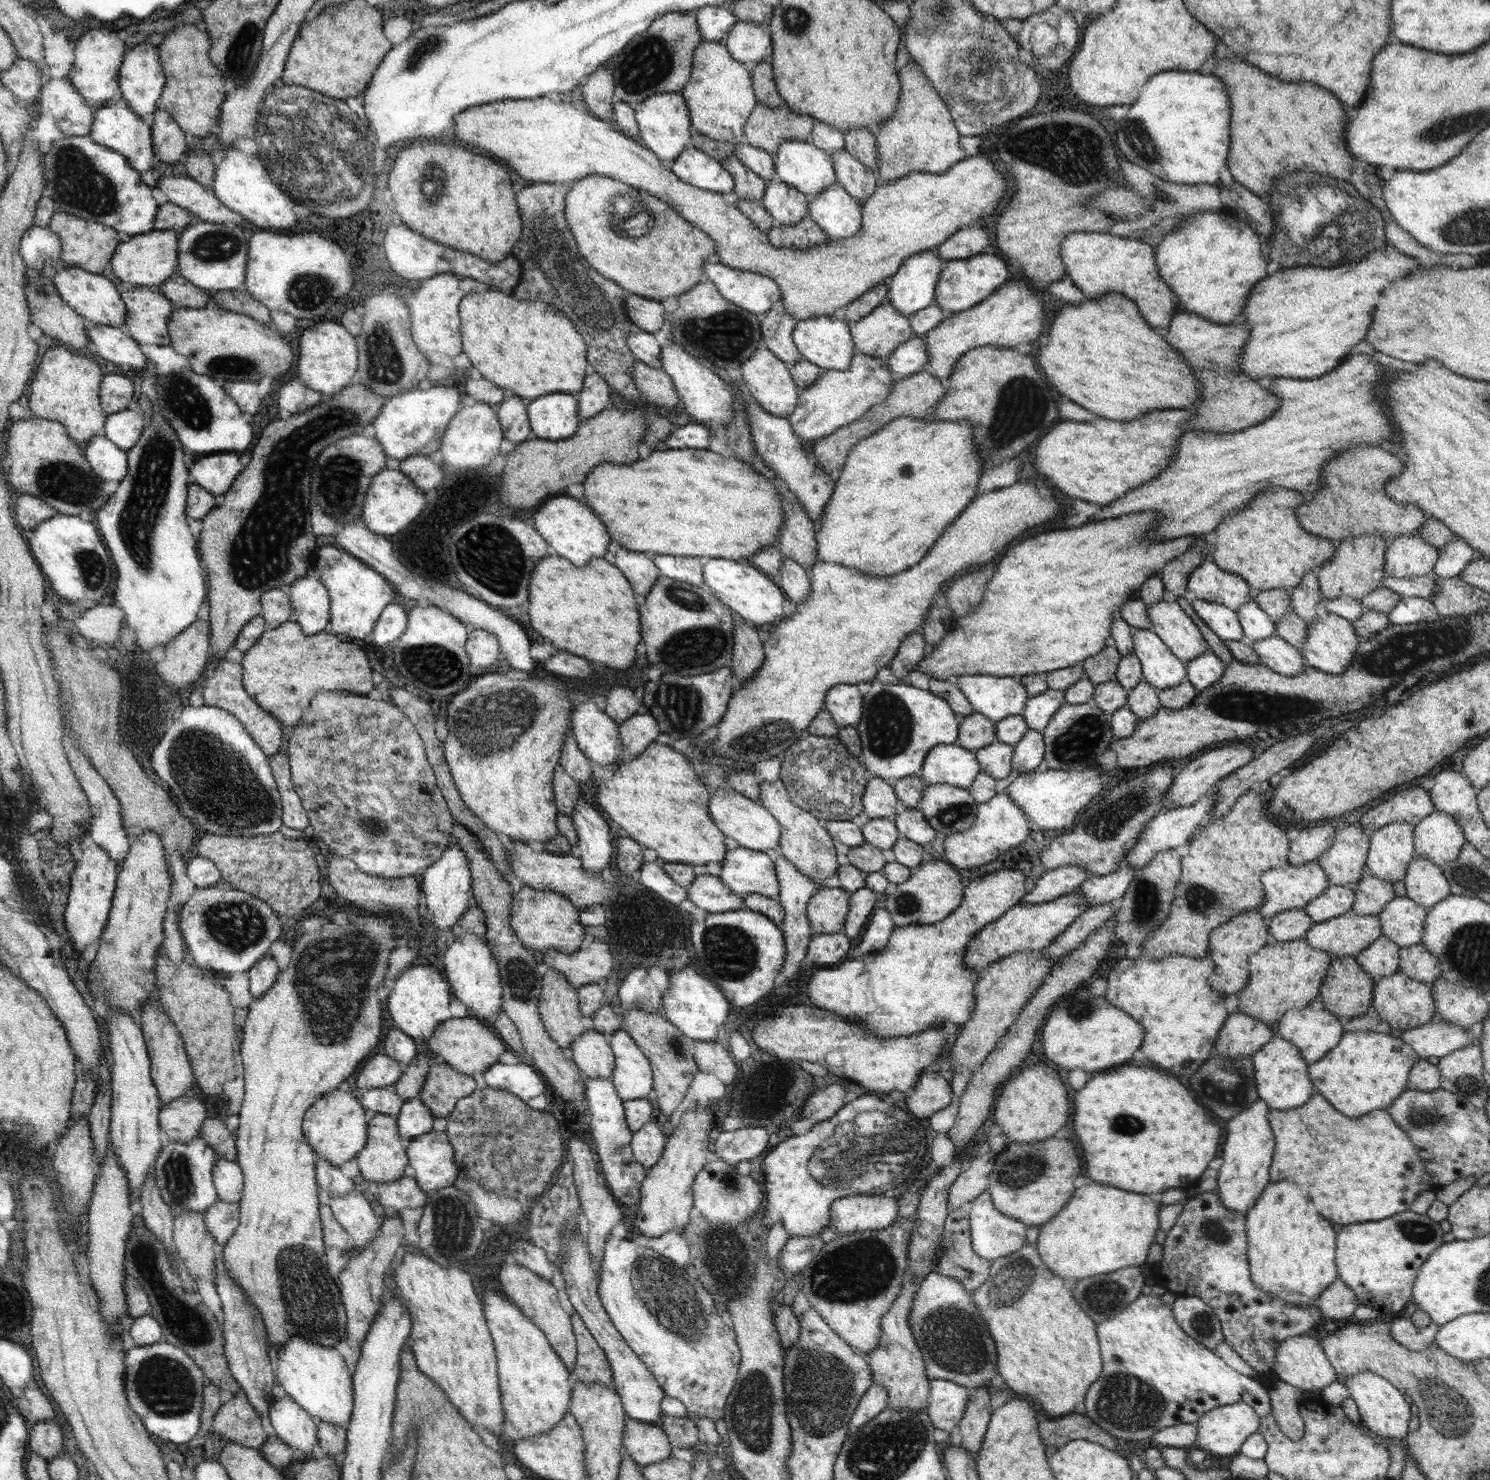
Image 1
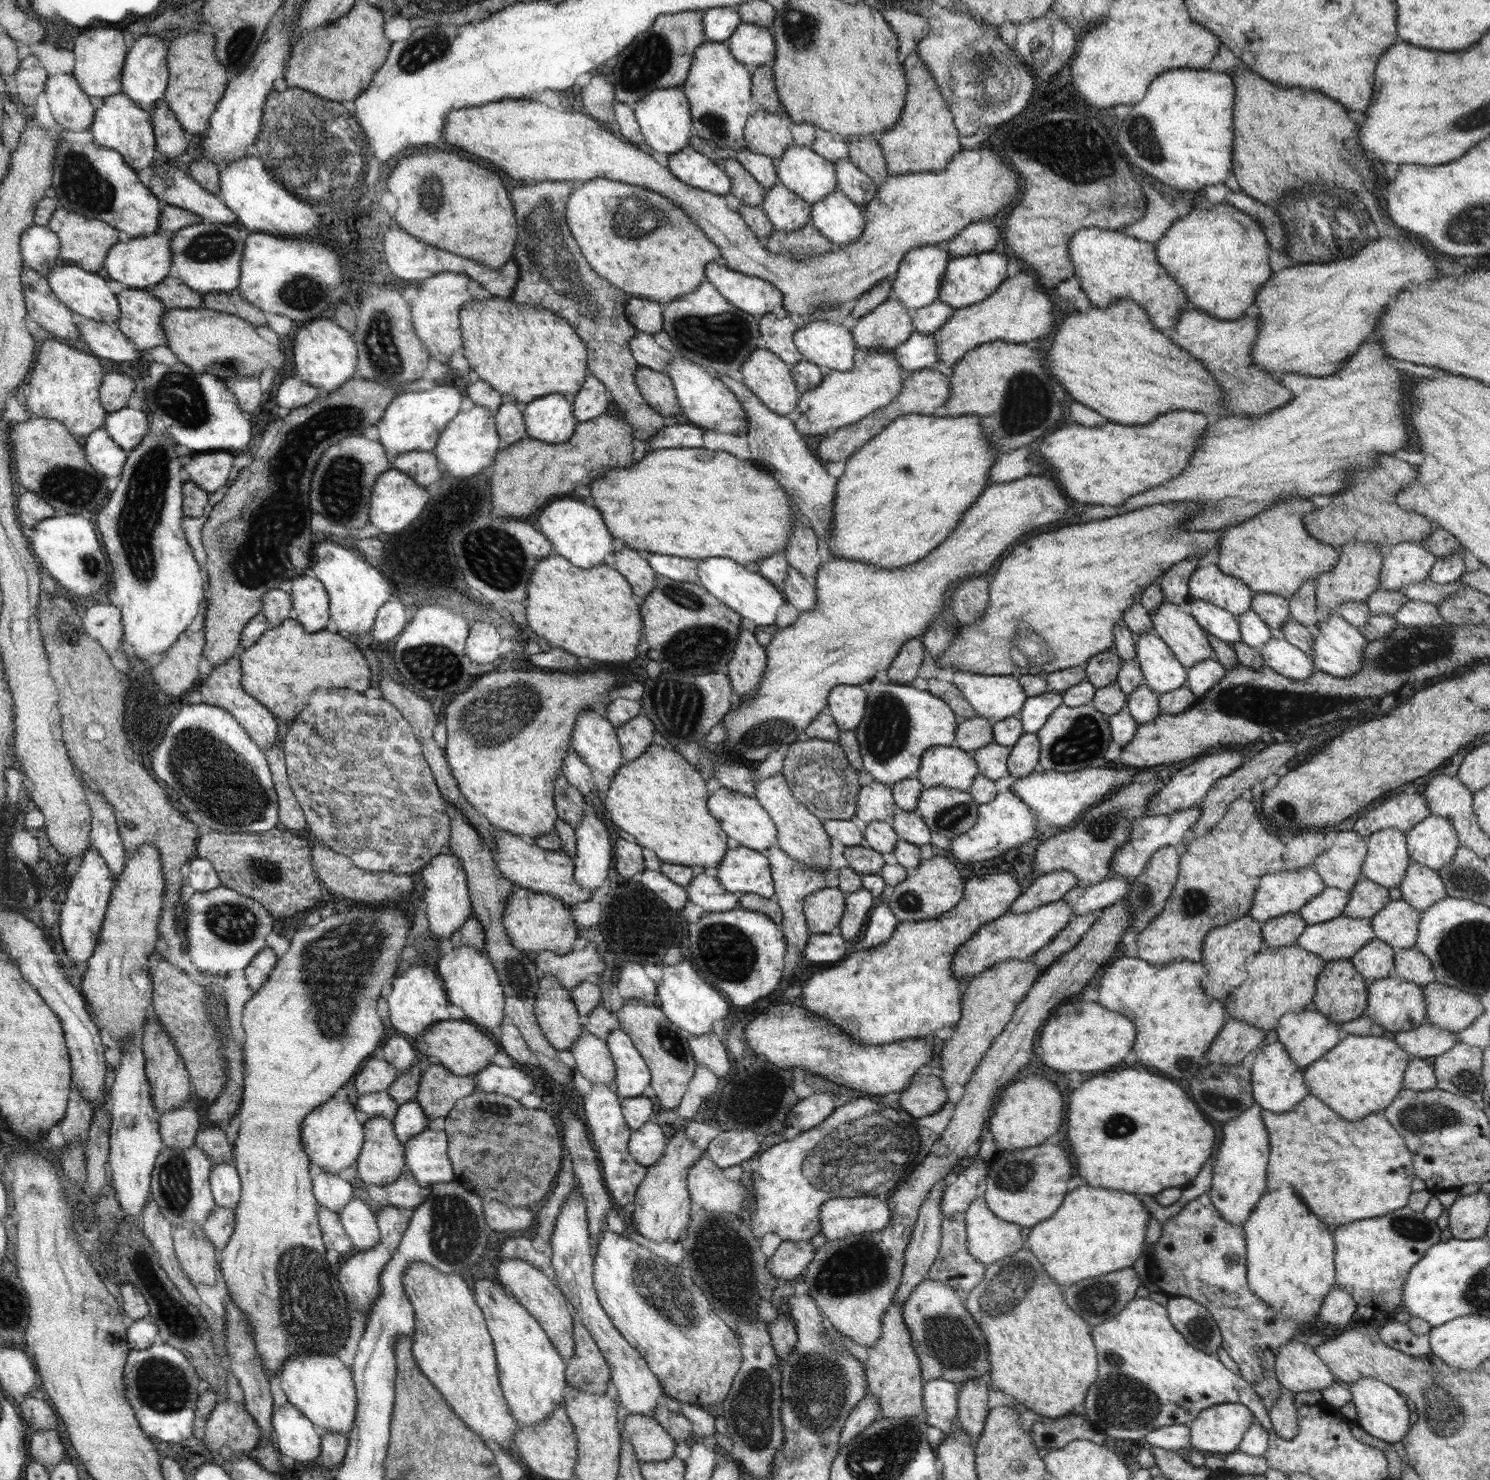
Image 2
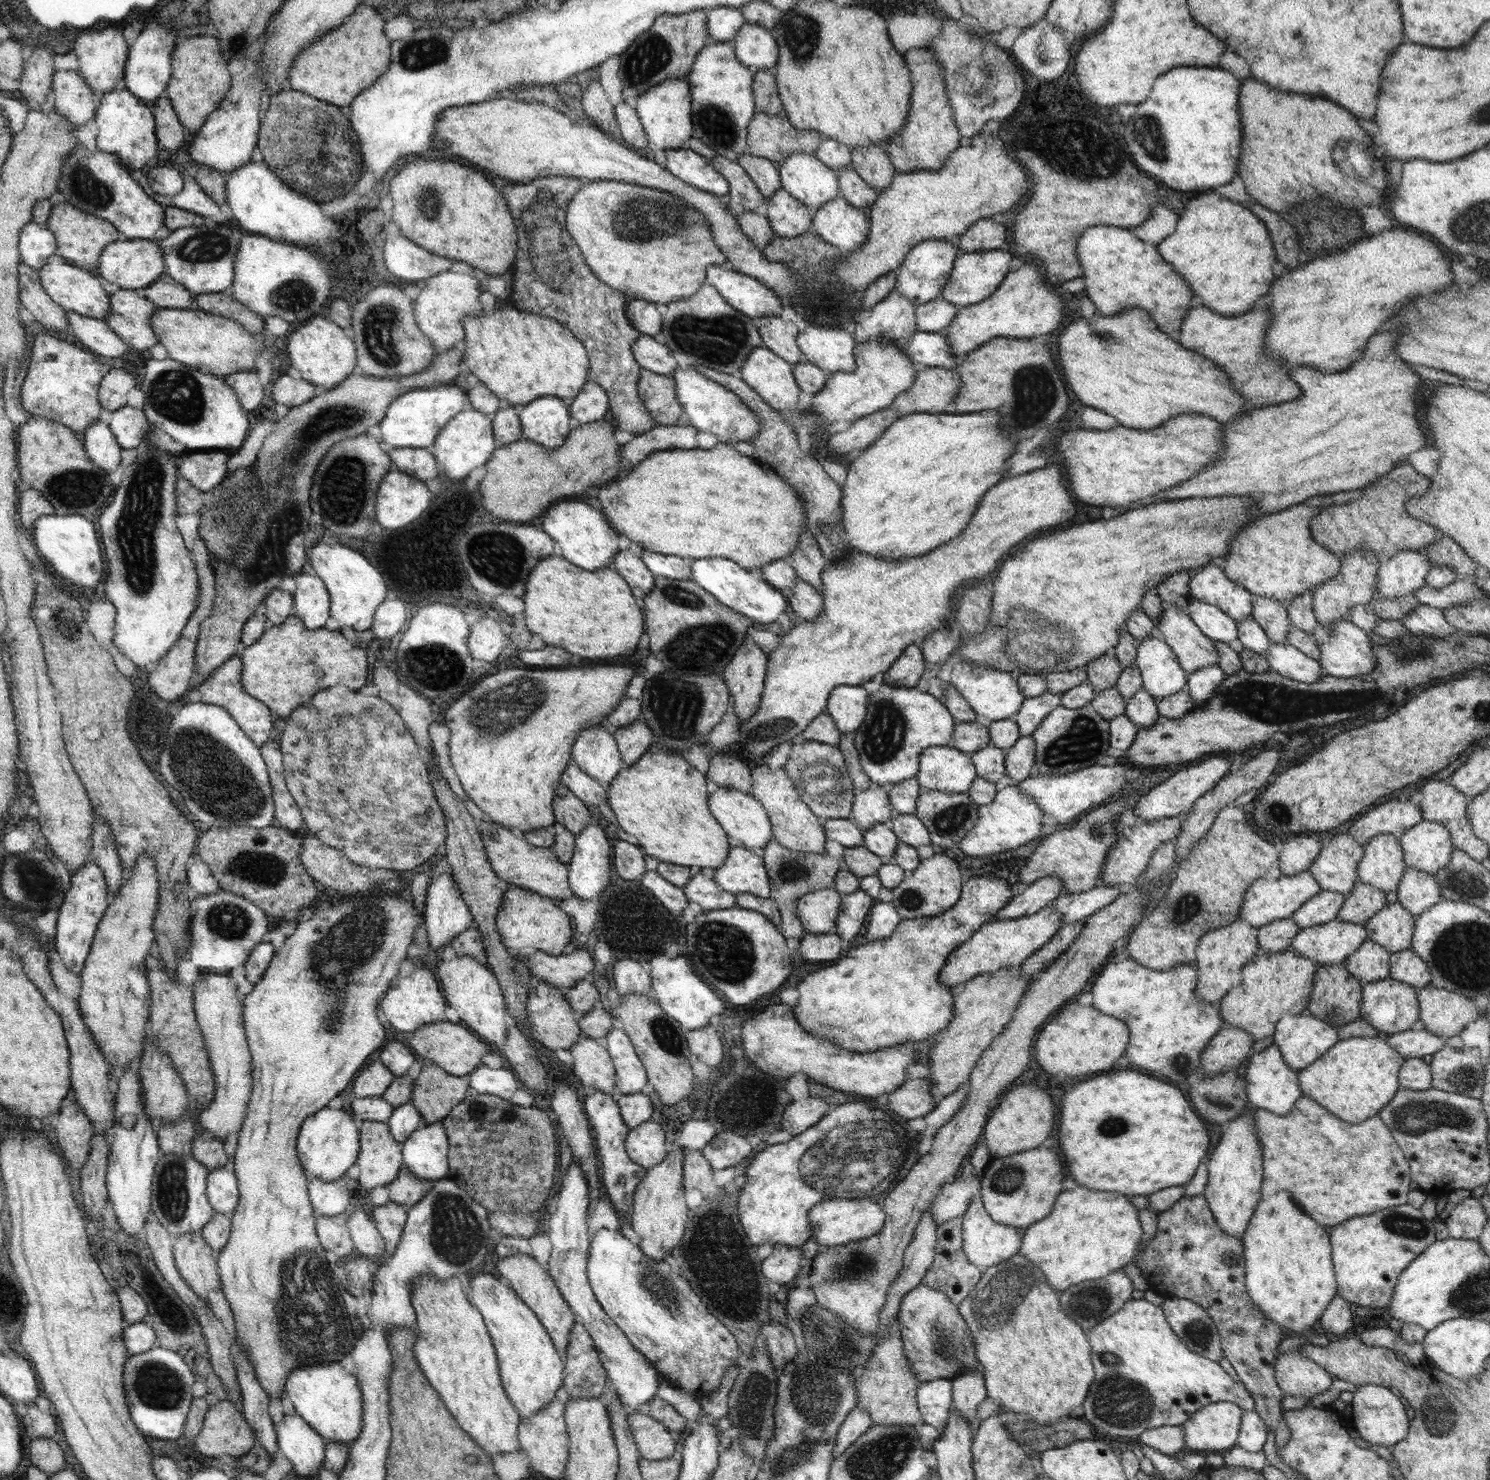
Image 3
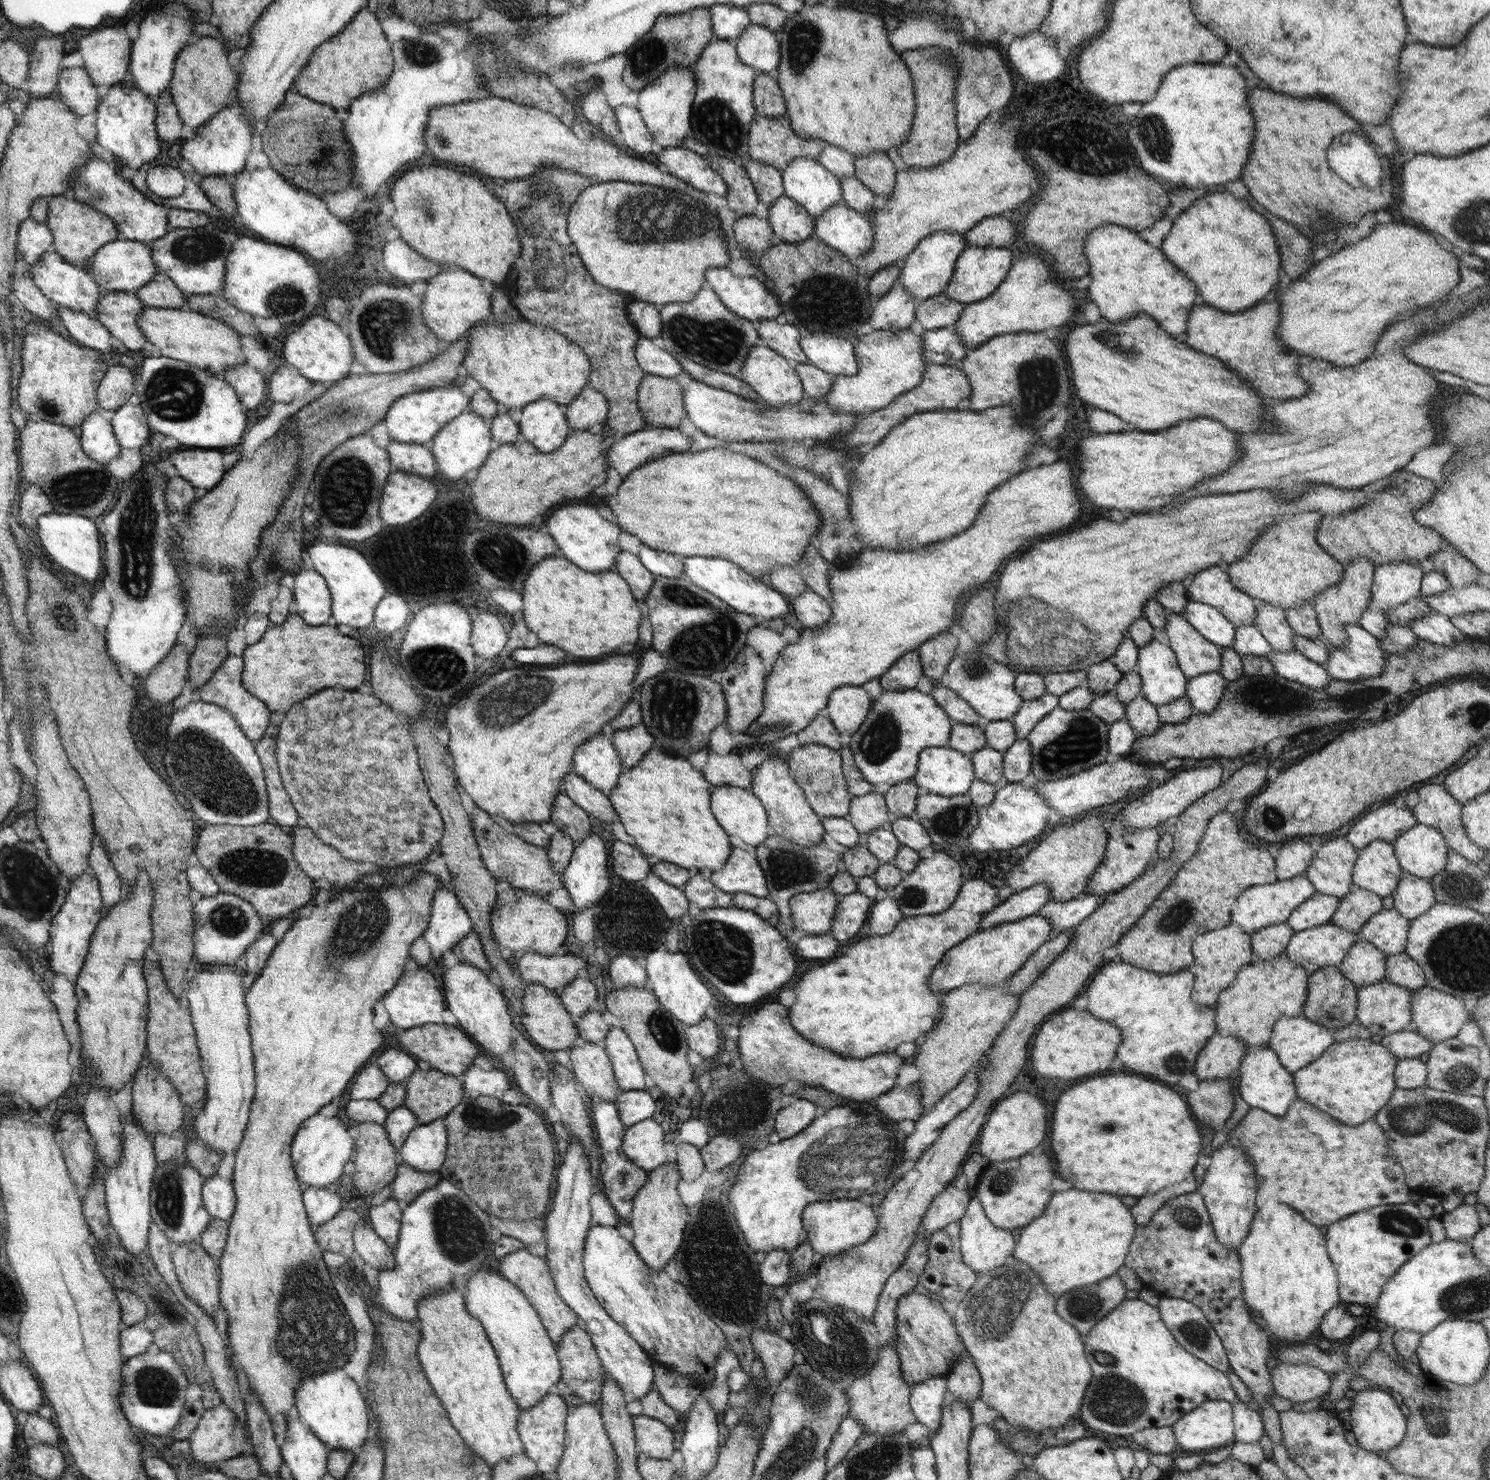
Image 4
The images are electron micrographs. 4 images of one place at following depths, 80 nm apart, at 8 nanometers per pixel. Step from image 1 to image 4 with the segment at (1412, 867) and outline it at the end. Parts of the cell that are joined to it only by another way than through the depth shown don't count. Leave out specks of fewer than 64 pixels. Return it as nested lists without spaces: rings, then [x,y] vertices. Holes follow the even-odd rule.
[[[1404,872],[1396,890],[1391,894],[1394,908],[1404,918],[1419,918],[1437,903],[1431,882]]]

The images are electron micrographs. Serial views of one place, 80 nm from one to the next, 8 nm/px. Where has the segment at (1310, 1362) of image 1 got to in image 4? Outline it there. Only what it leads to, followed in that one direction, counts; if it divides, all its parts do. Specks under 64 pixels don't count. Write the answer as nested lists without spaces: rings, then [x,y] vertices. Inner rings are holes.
[[[1282,1362],[1269,1371],[1275,1393],[1293,1404],[1325,1396],[1331,1387],[1332,1374],[1315,1366]]]

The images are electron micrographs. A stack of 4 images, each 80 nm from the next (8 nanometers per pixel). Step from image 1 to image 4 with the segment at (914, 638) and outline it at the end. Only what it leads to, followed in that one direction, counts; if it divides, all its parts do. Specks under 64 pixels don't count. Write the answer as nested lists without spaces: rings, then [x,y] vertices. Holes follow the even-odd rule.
[[[916,649],[903,654],[892,668],[880,678],[885,690],[902,691],[914,689],[923,675],[920,655]]]

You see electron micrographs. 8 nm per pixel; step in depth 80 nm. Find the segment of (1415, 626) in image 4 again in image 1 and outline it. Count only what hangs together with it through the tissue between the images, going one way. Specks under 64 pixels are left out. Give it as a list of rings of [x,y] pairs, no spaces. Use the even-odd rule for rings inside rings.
[[[1401,597],[1400,602],[1387,614],[1391,624],[1414,624],[1422,621],[1434,621],[1440,618],[1437,608],[1426,598]]]

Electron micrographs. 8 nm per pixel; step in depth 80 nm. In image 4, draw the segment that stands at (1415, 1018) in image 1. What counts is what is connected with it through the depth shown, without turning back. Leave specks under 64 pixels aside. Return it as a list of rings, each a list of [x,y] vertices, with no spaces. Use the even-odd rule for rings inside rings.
[[[1384,980],[1360,987],[1356,1022],[1371,1030],[1376,1038],[1409,1030],[1412,1018],[1410,993],[1408,989]]]

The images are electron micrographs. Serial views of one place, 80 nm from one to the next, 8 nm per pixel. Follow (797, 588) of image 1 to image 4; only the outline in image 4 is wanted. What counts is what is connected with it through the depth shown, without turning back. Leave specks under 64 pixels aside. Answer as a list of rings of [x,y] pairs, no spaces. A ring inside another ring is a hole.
[[[808,587],[793,599],[792,606],[794,614],[805,628],[824,626],[833,617],[829,601]]]

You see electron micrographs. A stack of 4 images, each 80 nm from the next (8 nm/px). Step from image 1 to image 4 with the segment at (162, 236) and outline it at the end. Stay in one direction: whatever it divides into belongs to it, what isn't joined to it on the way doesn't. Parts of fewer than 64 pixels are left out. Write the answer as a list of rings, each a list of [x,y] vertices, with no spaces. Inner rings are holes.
[[[128,239],[117,240],[100,247],[86,270],[94,275],[104,295],[108,291],[135,292],[155,277],[155,272],[158,270],[154,257],[147,243]]]

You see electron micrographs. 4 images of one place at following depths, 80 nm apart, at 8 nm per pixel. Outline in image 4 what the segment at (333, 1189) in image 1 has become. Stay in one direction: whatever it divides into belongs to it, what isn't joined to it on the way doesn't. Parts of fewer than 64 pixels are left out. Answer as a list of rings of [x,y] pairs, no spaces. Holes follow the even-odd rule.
[[[309,1186],[303,1191],[303,1201],[308,1210],[308,1218],[311,1219],[312,1230],[318,1230],[325,1222],[336,1217],[344,1204],[340,1195],[337,1192],[330,1193],[328,1187],[314,1188]]]

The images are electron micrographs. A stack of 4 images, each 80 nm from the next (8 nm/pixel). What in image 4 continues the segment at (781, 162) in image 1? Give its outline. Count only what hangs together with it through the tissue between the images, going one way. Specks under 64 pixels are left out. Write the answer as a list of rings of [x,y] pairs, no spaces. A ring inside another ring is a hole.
[[[796,158],[782,170],[785,194],[816,219],[843,200],[841,179],[816,159]]]

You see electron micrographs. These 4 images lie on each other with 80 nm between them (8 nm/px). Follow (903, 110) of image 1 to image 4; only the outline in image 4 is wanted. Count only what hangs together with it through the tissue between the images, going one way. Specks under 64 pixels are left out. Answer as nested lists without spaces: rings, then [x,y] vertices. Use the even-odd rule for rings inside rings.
[[[929,46],[904,50],[900,56],[914,79],[916,113],[909,138],[897,148],[908,167],[931,167],[953,157],[961,138],[957,129],[954,95],[957,81],[955,56],[948,48]]]

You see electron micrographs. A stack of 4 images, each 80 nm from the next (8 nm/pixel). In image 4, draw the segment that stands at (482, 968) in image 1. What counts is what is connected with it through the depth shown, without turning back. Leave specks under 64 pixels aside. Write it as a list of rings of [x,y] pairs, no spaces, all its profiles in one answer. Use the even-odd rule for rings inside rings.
[[[460,962],[453,968],[444,968],[444,991],[448,1007],[458,1019],[456,1026],[463,1029],[475,1043],[479,1045],[482,1054],[488,1059],[502,1058],[502,1054],[510,1052],[512,1048],[512,1016],[508,1014],[506,998],[502,992],[488,980],[488,974],[480,971],[468,963]]]

